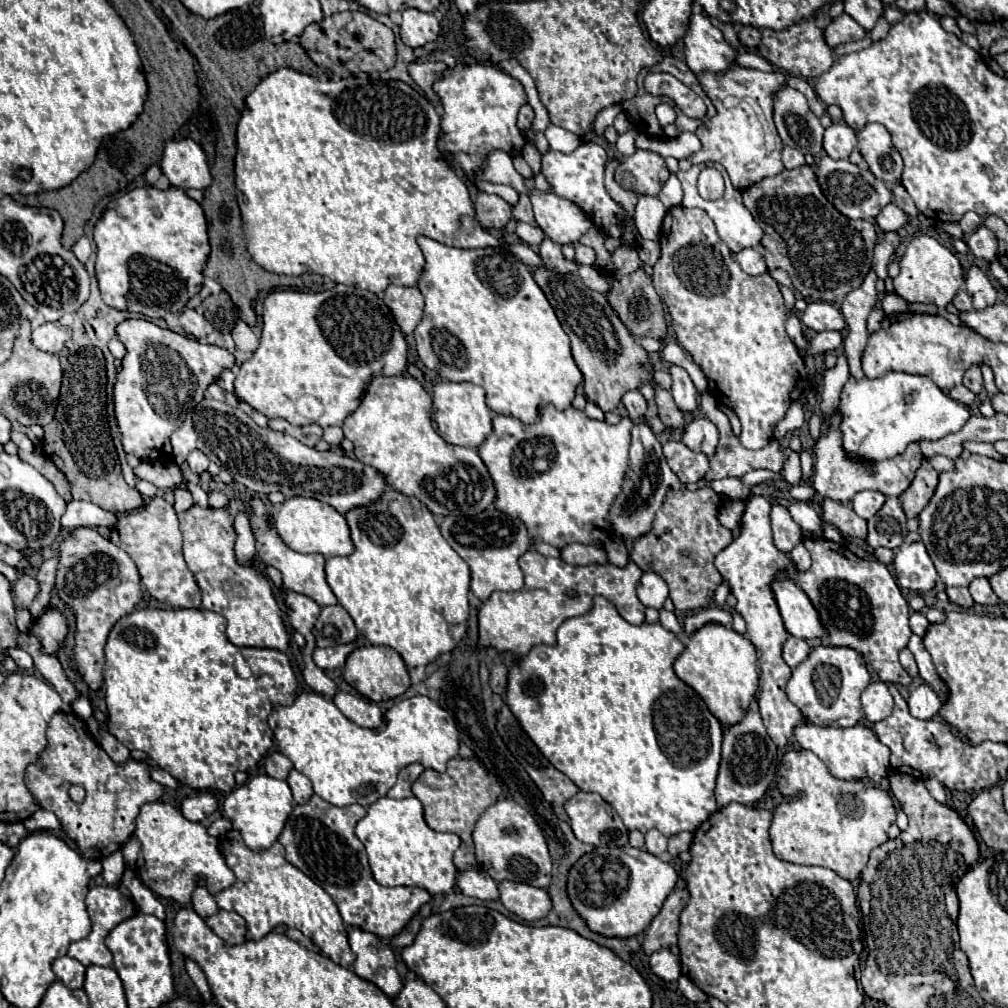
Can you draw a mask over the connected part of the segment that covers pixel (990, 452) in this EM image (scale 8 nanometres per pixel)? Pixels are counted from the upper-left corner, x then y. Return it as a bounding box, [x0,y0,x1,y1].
[964,441,1004,459]

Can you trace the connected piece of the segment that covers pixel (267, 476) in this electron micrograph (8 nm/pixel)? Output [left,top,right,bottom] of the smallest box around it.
[170,397,386,515]

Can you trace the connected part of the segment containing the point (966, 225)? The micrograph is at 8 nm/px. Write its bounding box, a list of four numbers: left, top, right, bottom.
[960,213,982,233]

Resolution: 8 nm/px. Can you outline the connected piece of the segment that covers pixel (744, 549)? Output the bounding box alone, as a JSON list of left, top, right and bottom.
[714,495,804,749]

